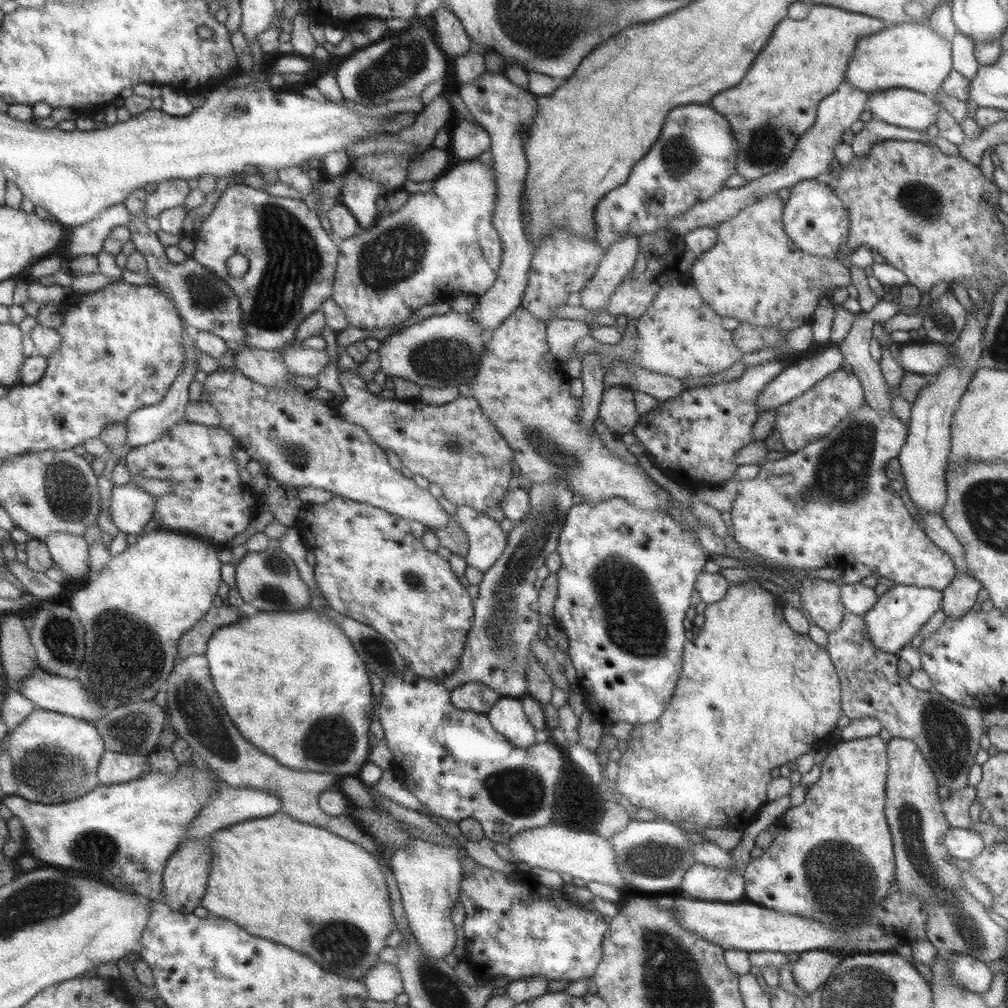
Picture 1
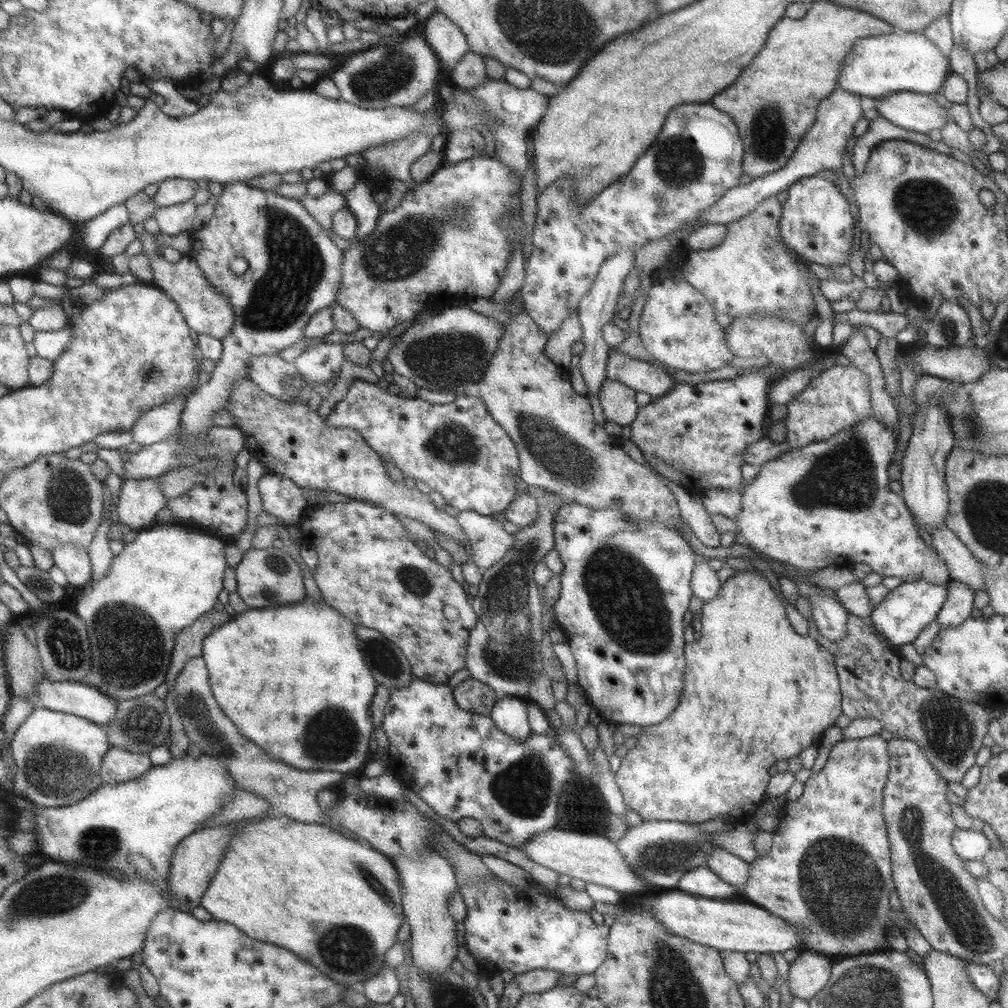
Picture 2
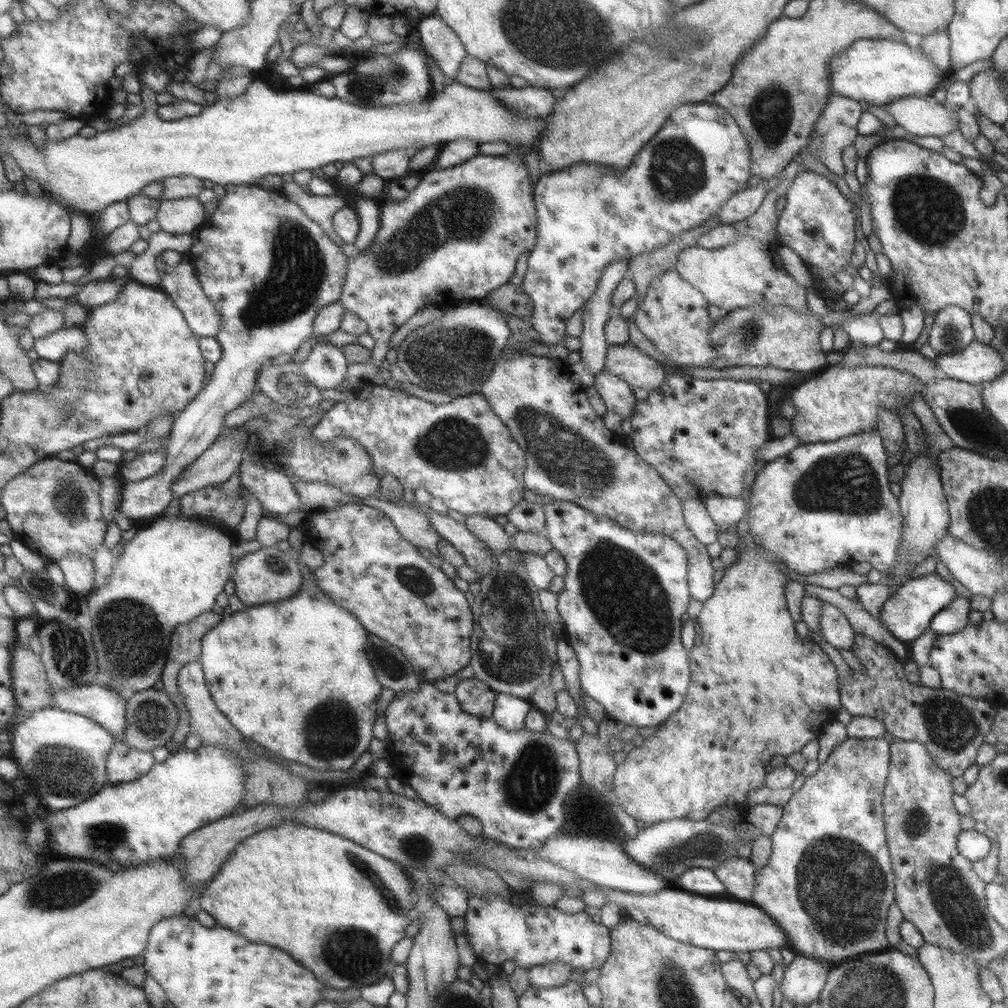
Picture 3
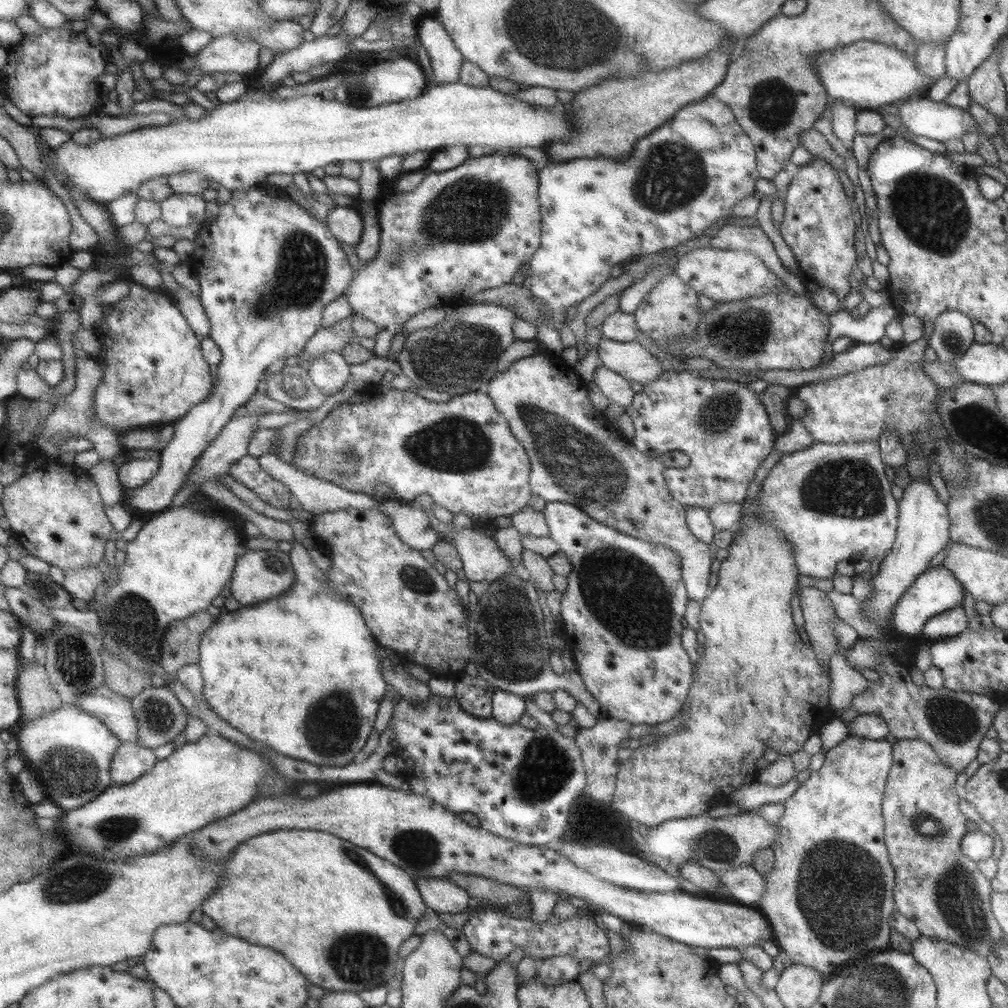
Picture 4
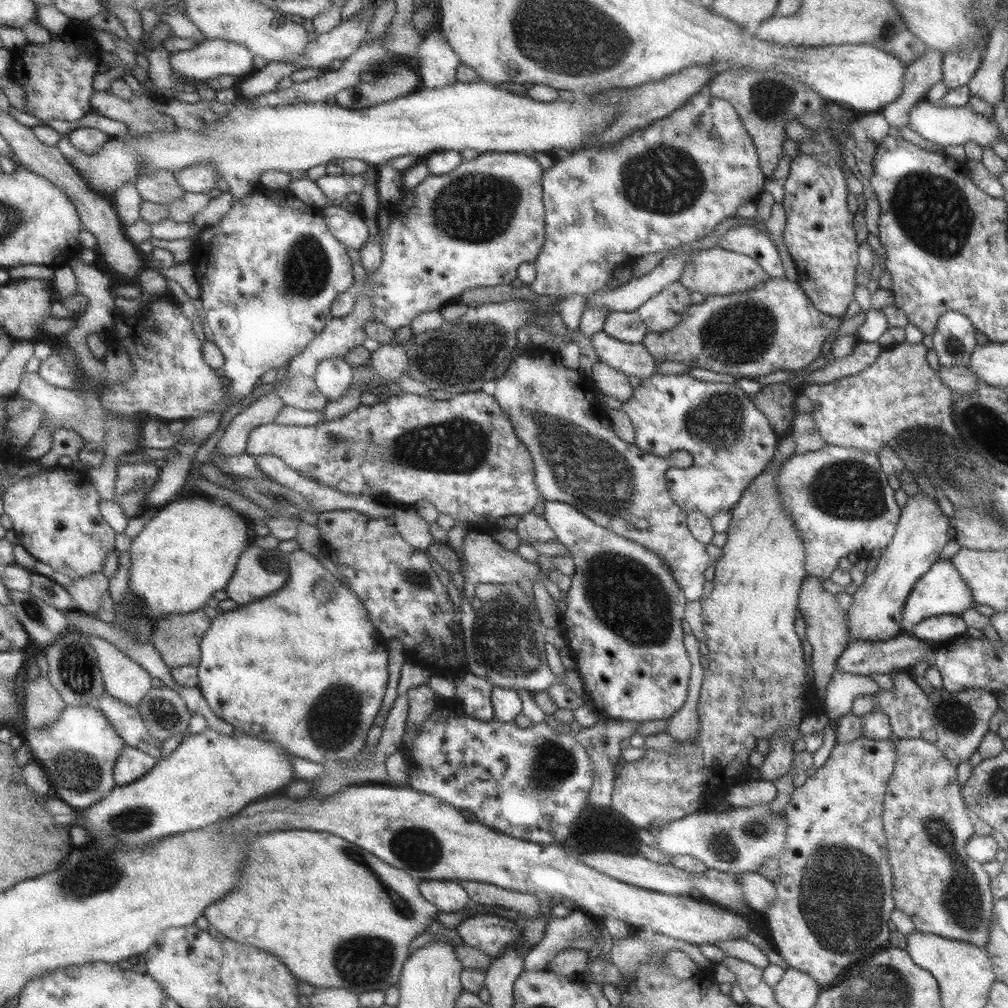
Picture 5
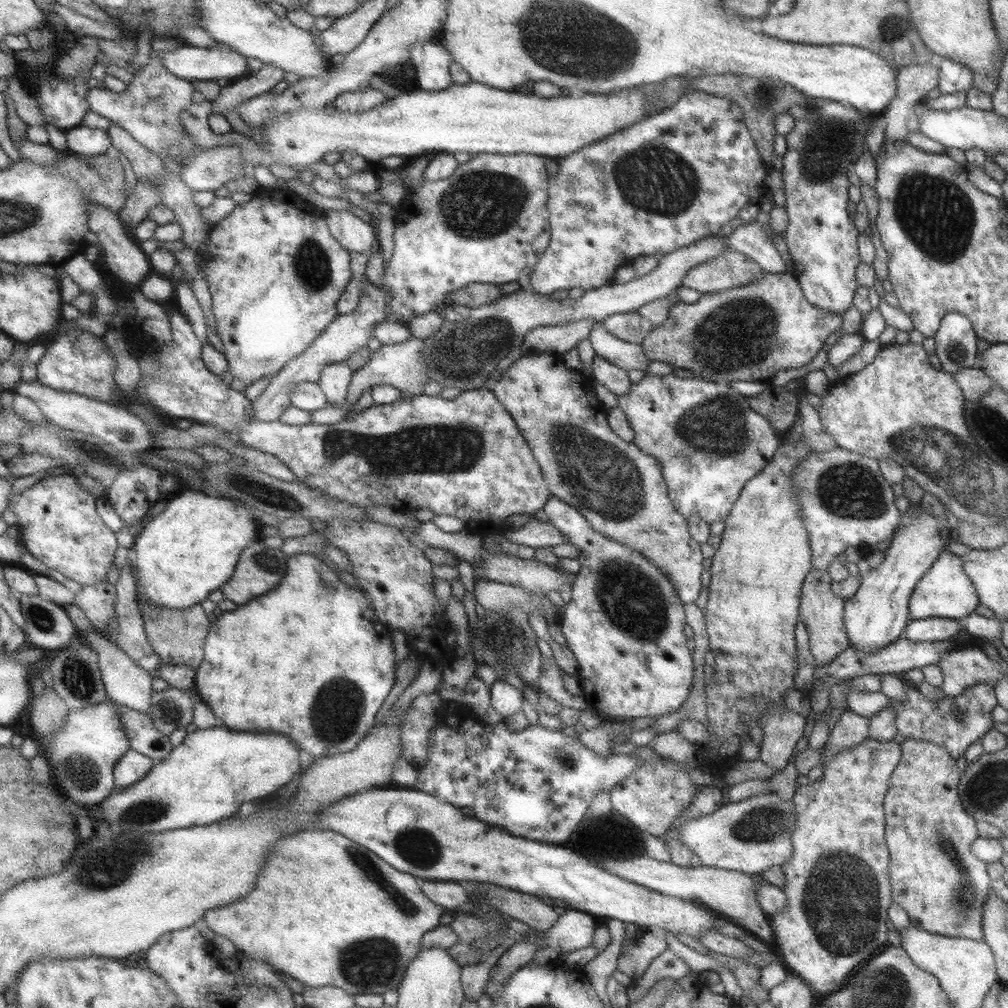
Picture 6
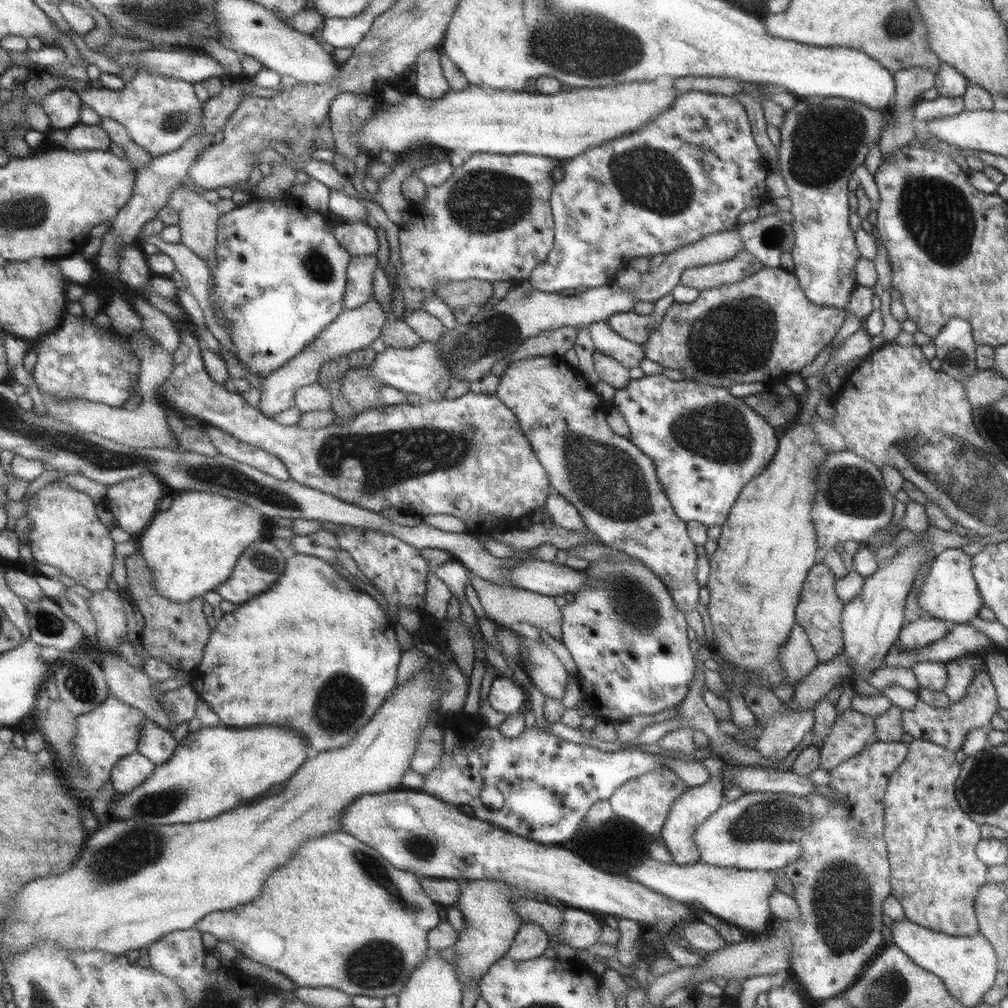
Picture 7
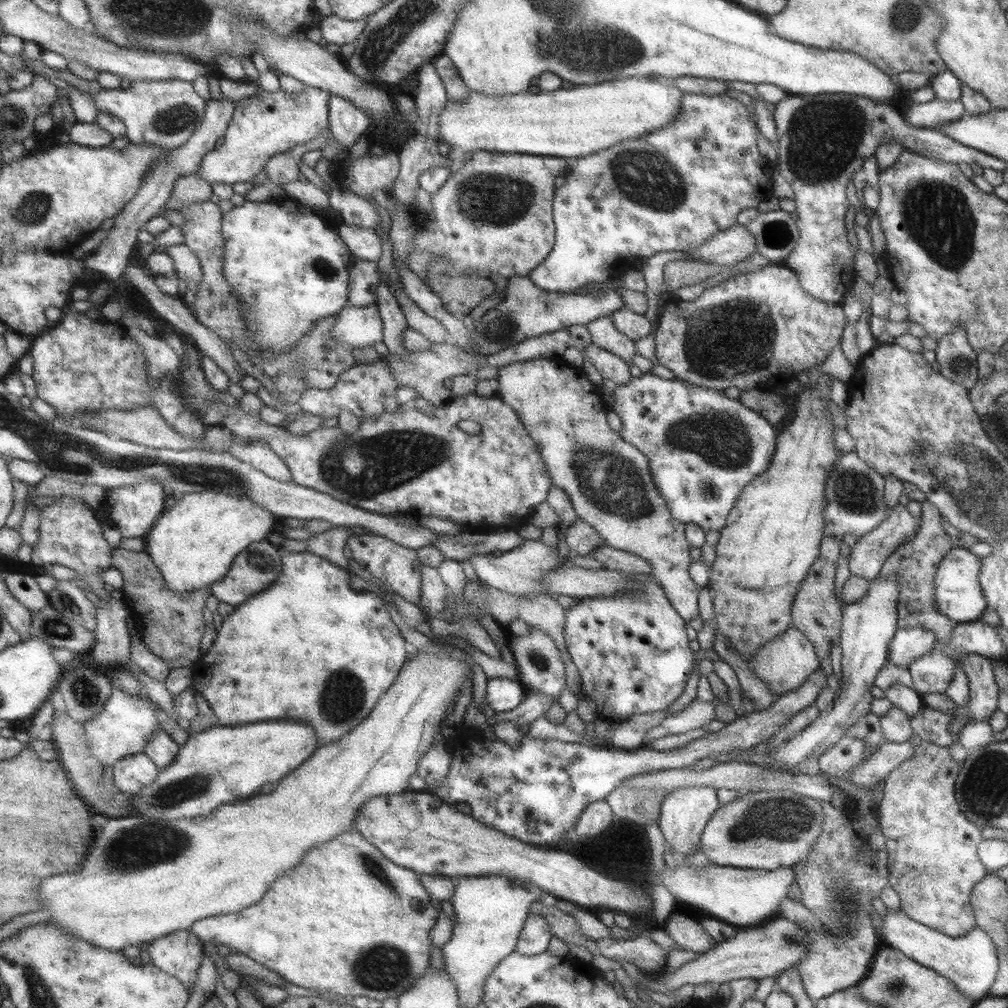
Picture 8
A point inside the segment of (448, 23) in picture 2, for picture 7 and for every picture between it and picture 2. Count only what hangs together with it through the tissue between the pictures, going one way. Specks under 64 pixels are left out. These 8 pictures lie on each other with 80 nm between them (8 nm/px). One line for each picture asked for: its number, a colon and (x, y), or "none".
3: (440, 42)
4: (445, 58)
5: (439, 64)
6: (432, 66)
7: (430, 84)

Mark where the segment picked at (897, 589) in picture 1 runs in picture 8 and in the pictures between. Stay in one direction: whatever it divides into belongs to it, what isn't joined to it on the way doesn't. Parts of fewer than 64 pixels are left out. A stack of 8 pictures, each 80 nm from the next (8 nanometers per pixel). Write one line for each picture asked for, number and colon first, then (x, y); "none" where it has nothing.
2: (908, 609)
3: (907, 613)
4: (936, 590)
5: (942, 591)
6: (945, 591)
7: (950, 593)
8: (958, 595)

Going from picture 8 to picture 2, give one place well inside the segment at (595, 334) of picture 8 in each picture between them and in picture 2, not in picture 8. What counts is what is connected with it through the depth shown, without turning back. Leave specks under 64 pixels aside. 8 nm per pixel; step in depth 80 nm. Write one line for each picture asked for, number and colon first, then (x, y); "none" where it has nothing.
2: (641, 376)
3: (627, 361)
4: (629, 359)
5: (632, 359)
6: (626, 355)
7: (605, 340)

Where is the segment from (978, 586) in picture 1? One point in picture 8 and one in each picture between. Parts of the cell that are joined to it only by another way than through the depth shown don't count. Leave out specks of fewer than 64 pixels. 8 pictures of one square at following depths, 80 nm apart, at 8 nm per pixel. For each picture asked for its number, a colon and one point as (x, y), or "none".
2: (959, 604)
3: (955, 617)
4: (947, 624)
5: (944, 628)
6: (933, 628)
7: (920, 633)
8: (907, 645)

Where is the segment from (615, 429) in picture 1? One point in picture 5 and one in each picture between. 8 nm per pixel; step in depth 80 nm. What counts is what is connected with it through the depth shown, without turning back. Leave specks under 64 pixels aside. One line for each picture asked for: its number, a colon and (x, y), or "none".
2: (619, 403)
3: (618, 395)
4: (616, 388)
5: (612, 382)

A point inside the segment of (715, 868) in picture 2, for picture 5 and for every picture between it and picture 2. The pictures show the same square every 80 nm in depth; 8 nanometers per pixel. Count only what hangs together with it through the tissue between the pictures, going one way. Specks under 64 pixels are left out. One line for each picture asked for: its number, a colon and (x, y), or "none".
3: (738, 874)
4: (747, 885)
5: (759, 892)

